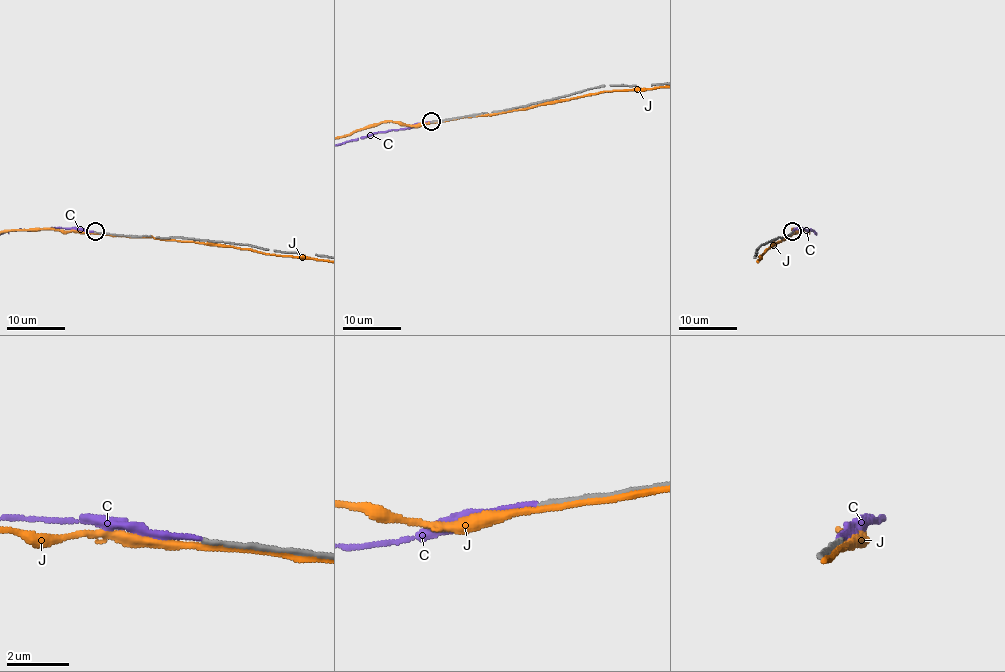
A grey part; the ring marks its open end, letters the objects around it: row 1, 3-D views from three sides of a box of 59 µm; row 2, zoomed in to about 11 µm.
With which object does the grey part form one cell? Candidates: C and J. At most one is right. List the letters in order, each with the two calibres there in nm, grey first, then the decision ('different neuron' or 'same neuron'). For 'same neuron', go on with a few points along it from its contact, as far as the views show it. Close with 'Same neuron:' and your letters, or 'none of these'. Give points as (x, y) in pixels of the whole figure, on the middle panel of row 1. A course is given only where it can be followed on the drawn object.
C: 150/150 nm | same neuron
J: 140/170 nm | different neuron
Same neuron: C

